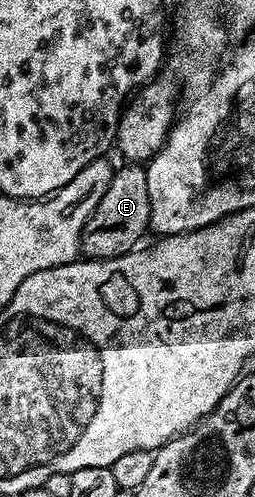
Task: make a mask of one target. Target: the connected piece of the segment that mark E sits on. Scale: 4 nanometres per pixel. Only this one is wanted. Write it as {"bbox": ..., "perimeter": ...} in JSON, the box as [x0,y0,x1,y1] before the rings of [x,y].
{"bbox":[81,163,149,261],"perimeter":[[[123,163],[111,174],[111,182],[101,195],[101,203],[91,212],[83,228],[81,253],[84,258],[104,261],[132,252],[149,233],[149,183],[147,171],[139,163]]]}

